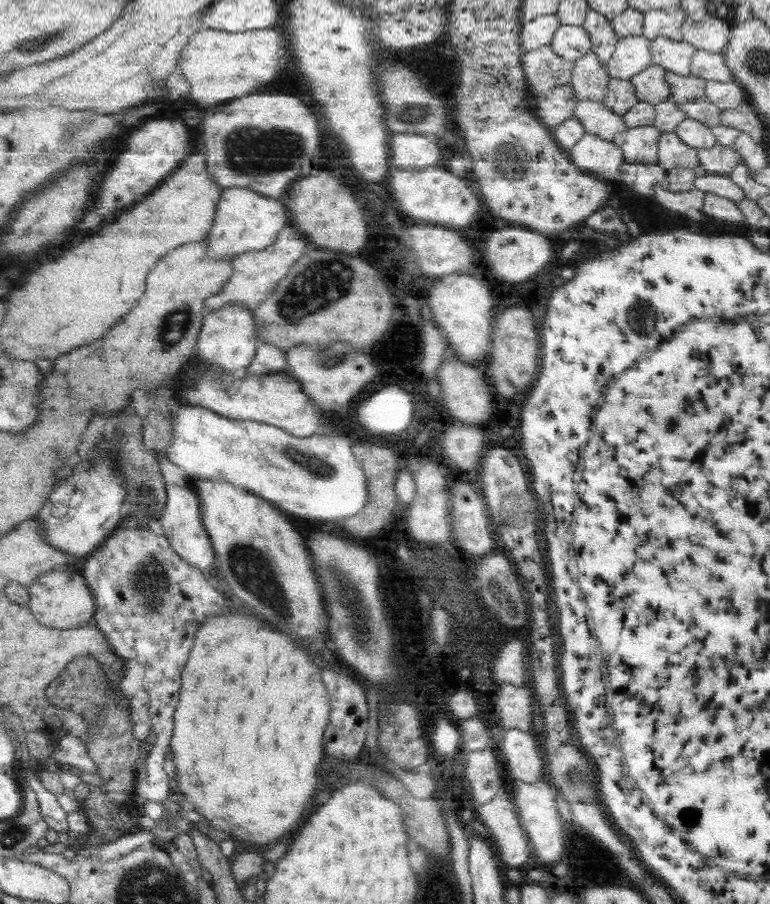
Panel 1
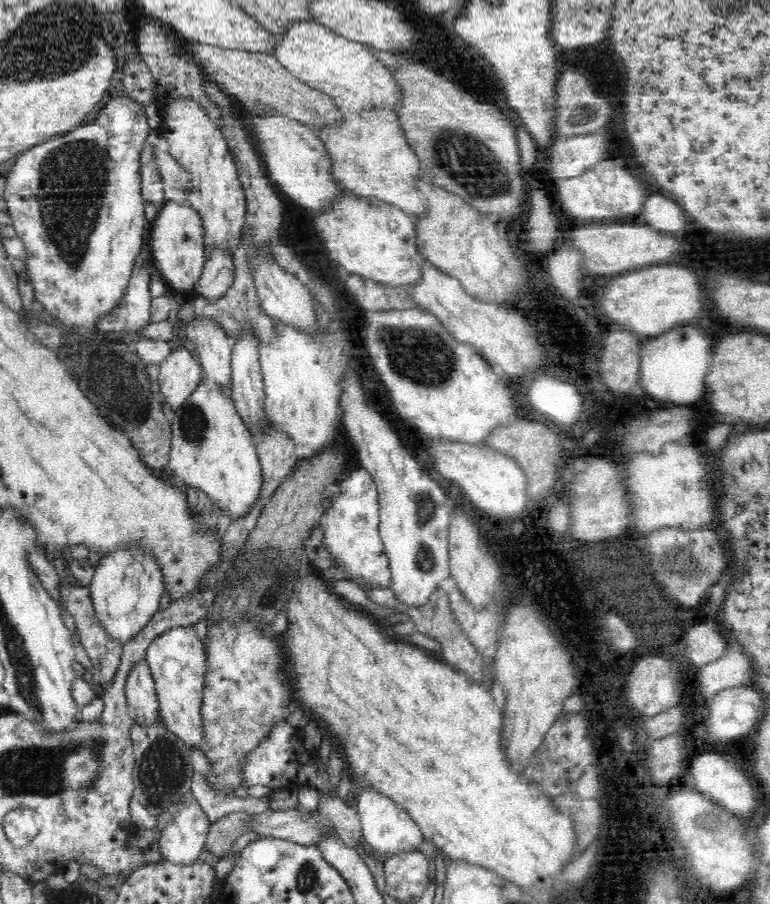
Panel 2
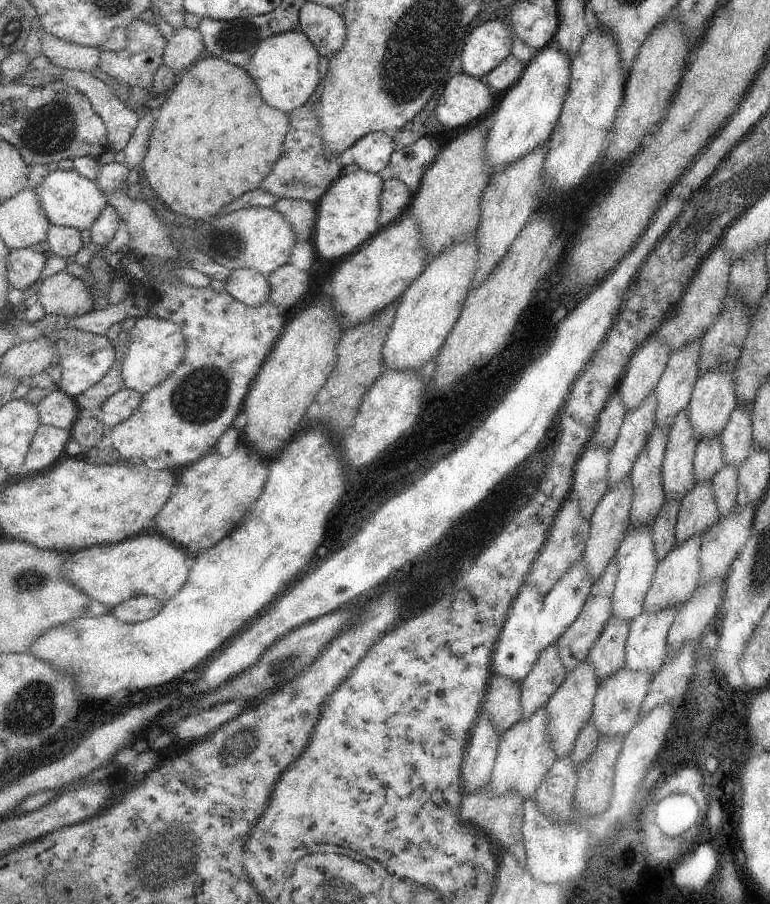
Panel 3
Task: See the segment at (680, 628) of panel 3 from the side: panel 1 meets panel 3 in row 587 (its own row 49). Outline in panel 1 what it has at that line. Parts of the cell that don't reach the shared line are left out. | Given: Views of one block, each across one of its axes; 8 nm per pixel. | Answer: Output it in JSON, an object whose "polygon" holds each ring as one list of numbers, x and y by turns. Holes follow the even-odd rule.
{"polygon":[[686,18,683,25,683,40,691,42,699,50,719,52,731,37,729,26,721,18,705,18,697,22]]}

